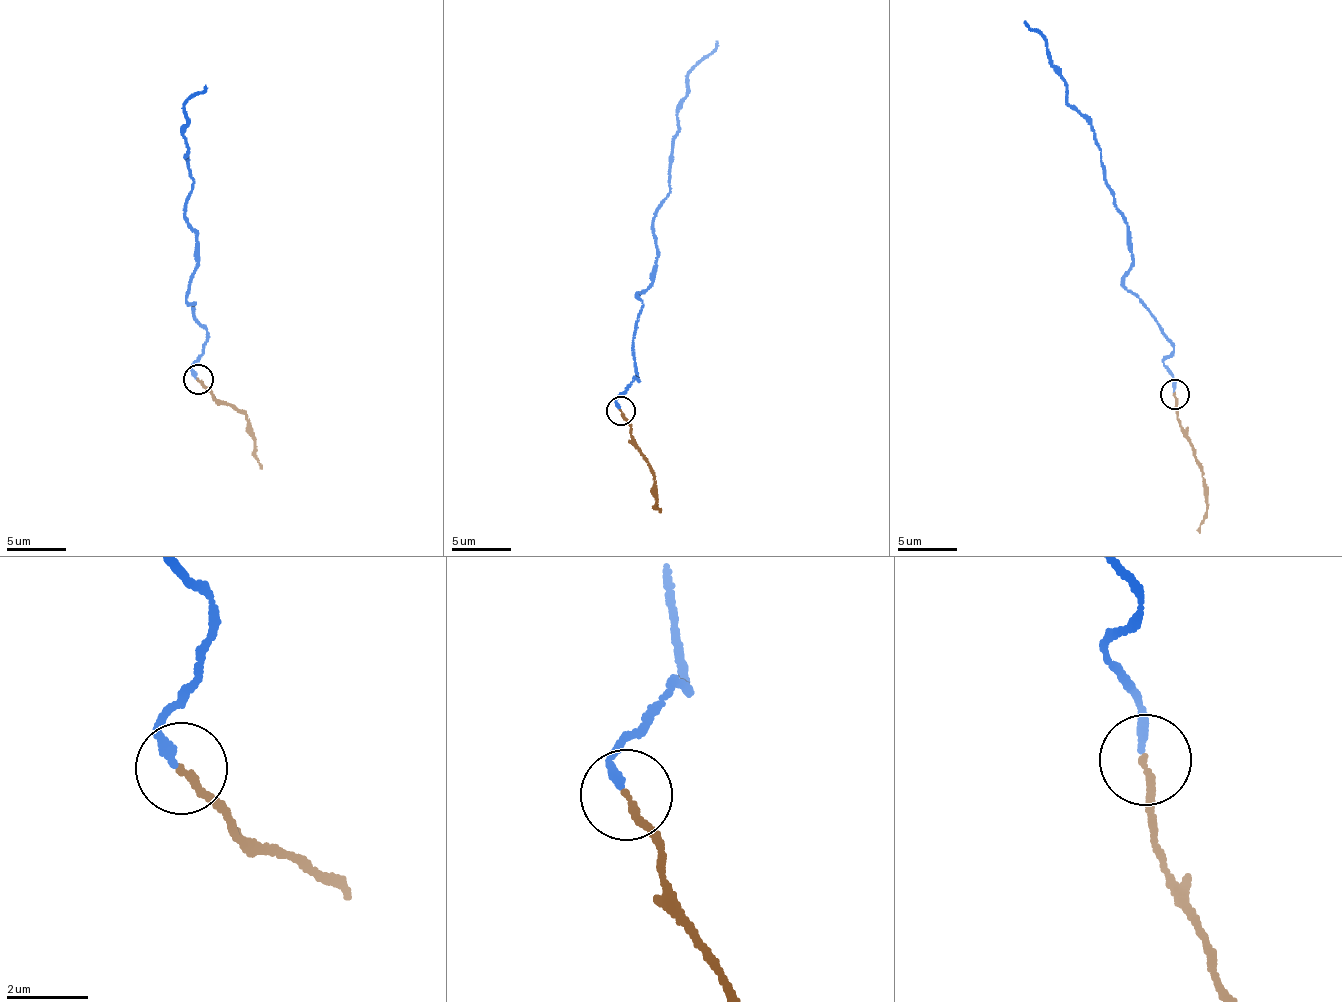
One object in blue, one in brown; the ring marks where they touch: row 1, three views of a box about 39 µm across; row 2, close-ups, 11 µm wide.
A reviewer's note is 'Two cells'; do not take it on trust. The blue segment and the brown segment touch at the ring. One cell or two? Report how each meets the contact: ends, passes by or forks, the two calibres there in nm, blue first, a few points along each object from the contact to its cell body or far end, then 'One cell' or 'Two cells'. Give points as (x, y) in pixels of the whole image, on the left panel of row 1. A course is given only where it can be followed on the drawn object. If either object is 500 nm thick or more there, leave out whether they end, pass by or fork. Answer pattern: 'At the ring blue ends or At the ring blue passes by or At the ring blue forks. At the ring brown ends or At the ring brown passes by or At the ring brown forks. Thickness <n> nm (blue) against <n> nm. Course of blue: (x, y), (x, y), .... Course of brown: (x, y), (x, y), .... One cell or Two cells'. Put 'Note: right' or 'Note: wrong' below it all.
At the ring blue ends. At the ring brown ends. Thickness 200 nm (blue) against 180 nm. Course of blue: (195, 379), (208, 327), (185, 299), (198, 241), (185, 213), (194, 181), (182, 133), (185, 99), (206, 86). Course of brown: (199, 378), (215, 401), (245, 415), (254, 454), (262, 468). Two cells
Note: right

